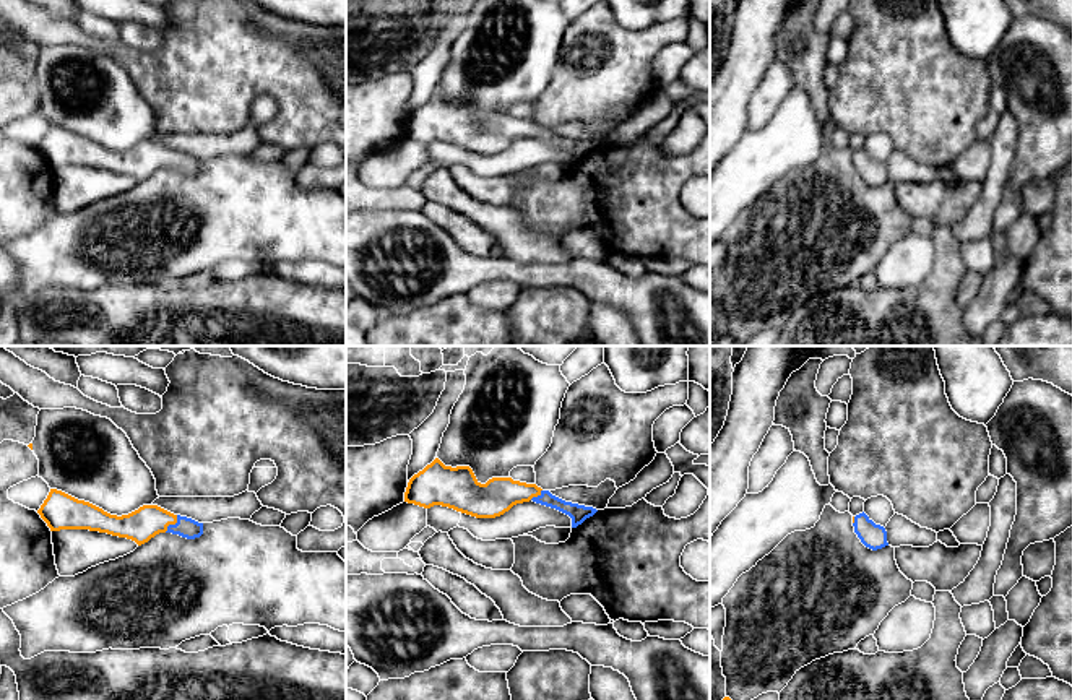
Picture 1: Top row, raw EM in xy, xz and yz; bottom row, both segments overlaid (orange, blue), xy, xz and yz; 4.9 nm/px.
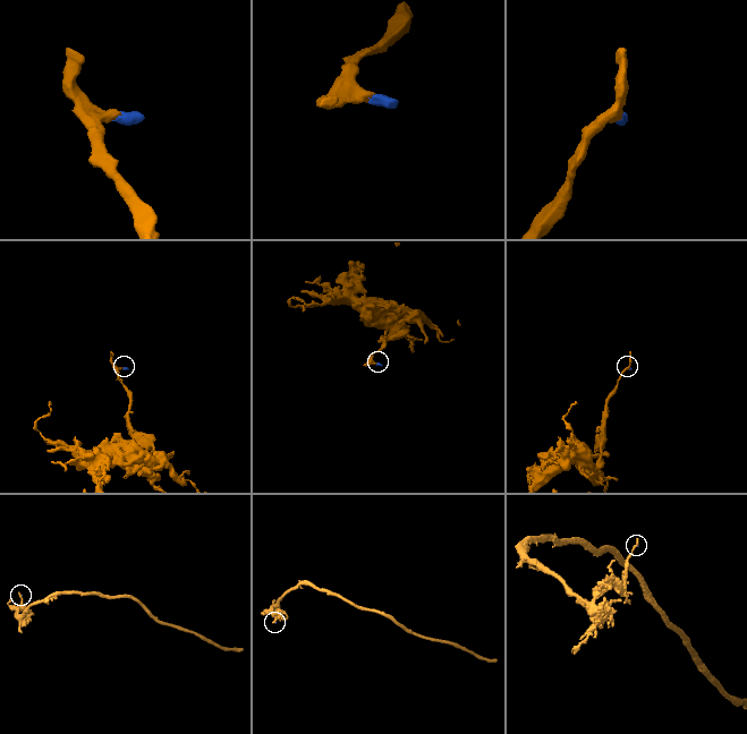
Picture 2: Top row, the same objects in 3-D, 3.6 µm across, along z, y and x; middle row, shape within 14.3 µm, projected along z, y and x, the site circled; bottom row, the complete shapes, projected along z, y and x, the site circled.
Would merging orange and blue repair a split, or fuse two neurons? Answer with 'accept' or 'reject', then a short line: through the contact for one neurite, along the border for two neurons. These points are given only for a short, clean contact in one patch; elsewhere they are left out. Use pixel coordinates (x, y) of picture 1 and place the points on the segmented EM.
accept; line xy (146, 522), (172, 523), (189, 528)

